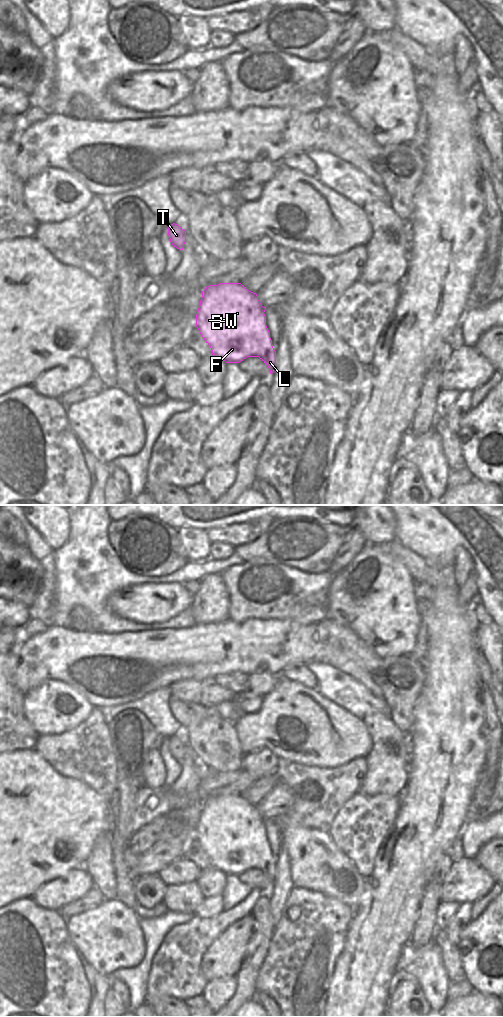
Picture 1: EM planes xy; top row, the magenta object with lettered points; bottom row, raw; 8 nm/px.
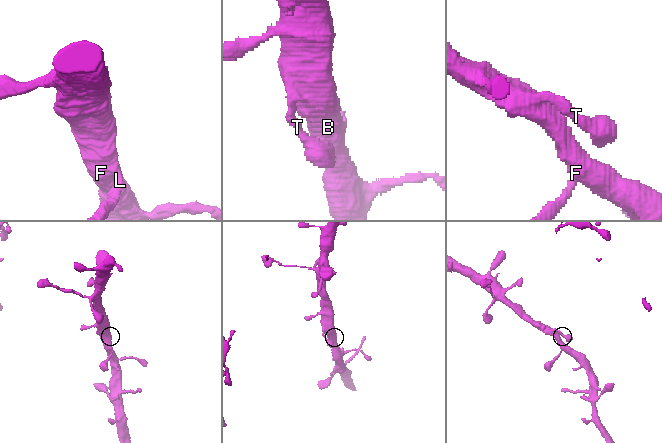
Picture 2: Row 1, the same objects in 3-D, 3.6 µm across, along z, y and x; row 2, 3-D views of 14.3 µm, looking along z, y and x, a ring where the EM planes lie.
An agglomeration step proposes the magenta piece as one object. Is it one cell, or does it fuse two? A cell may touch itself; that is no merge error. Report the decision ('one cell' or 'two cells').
one cell

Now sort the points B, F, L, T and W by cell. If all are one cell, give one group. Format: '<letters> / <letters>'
B F L T W

